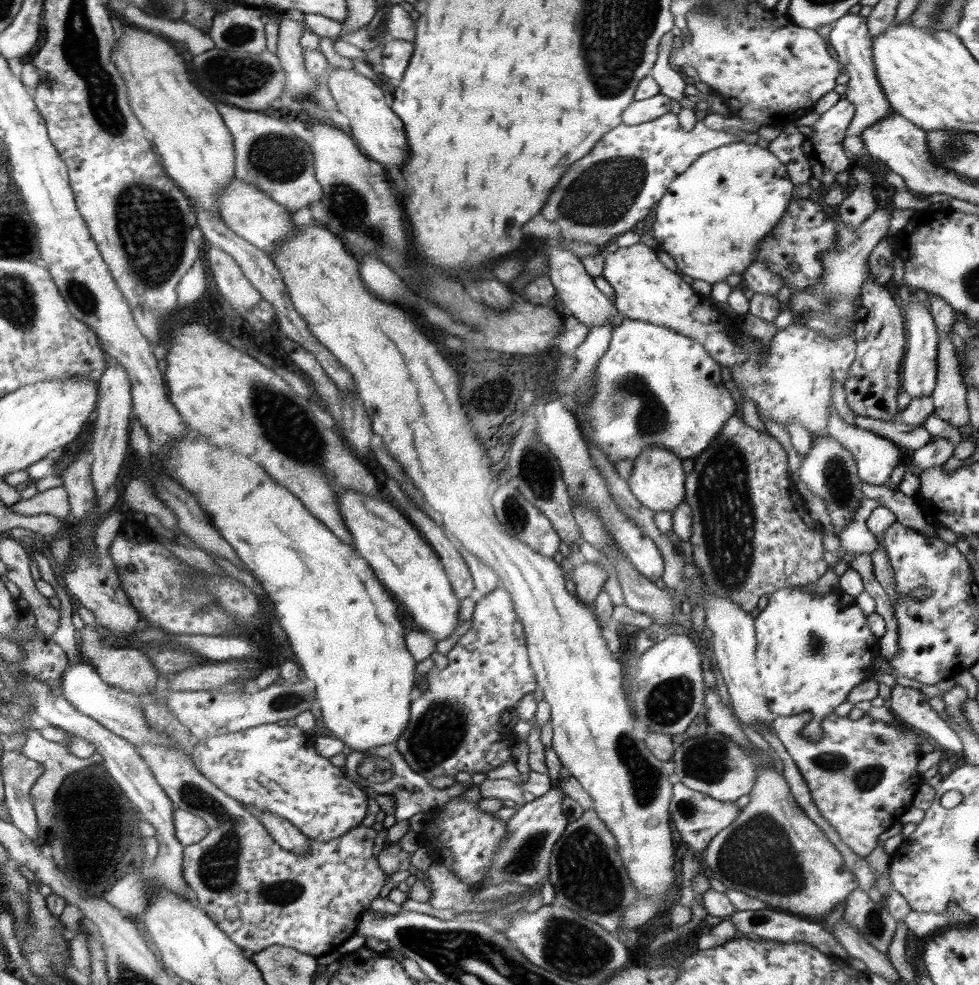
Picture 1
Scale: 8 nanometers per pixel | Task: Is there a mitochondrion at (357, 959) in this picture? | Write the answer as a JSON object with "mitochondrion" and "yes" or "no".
{"mitochondrion":"no"}

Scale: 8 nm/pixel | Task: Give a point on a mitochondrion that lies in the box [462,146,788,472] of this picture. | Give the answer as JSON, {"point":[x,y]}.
{"point":[602,194]}

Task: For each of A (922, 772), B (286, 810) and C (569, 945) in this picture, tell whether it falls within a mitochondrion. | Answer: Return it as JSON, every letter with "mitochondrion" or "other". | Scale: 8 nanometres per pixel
{"A":"other","B":"other","C":"mitochondrion"}

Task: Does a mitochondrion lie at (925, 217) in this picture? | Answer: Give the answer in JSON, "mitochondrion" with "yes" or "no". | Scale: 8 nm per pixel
{"mitochondrion":"no"}

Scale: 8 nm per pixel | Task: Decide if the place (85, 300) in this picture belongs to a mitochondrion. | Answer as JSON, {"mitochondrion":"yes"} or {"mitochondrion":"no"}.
{"mitochondrion":"yes"}

